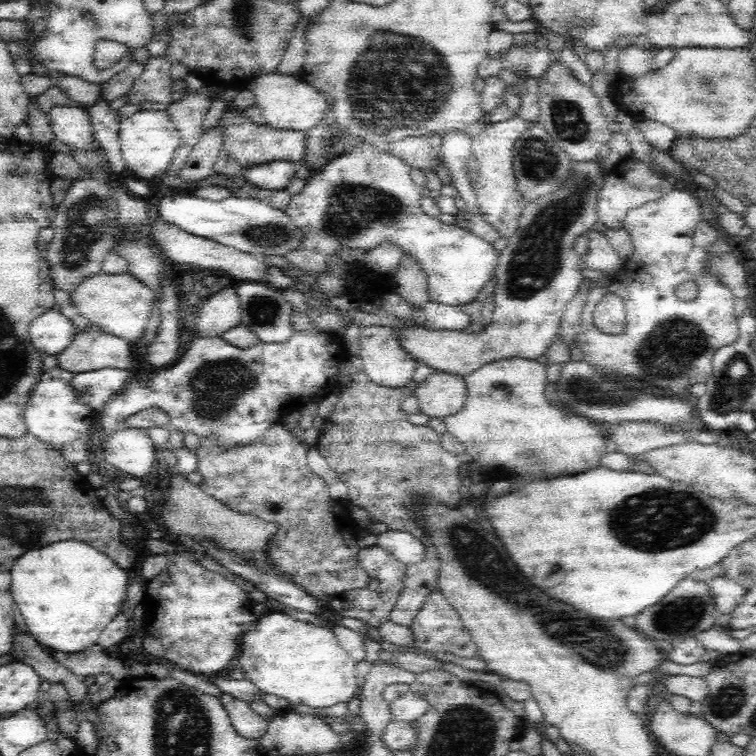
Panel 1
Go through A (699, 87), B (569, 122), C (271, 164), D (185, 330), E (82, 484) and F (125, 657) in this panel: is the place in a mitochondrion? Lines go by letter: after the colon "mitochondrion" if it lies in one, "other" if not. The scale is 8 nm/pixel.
A: mitochondrion
B: mitochondrion
C: other
D: other
E: other
F: other

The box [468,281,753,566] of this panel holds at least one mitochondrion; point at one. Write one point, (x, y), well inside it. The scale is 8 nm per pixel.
(661, 519)

